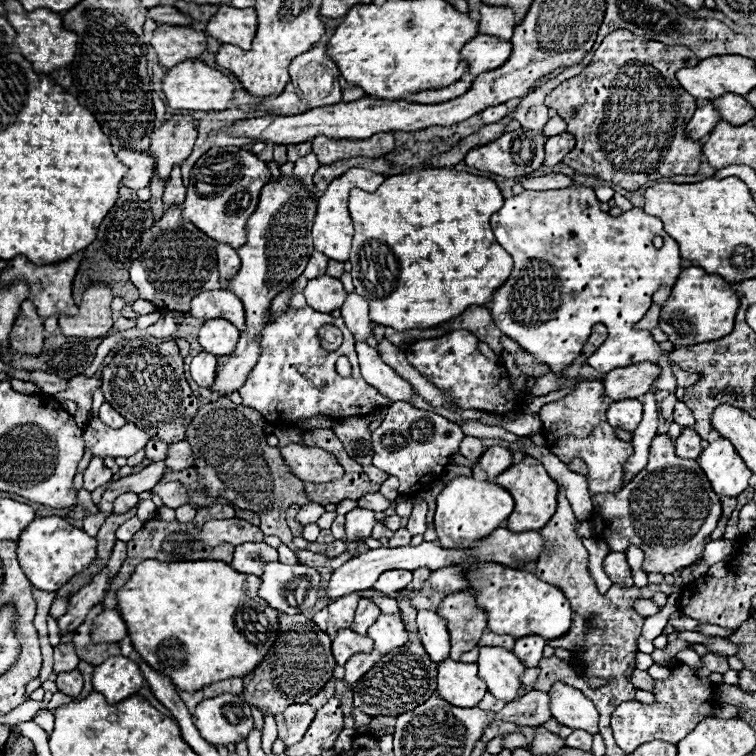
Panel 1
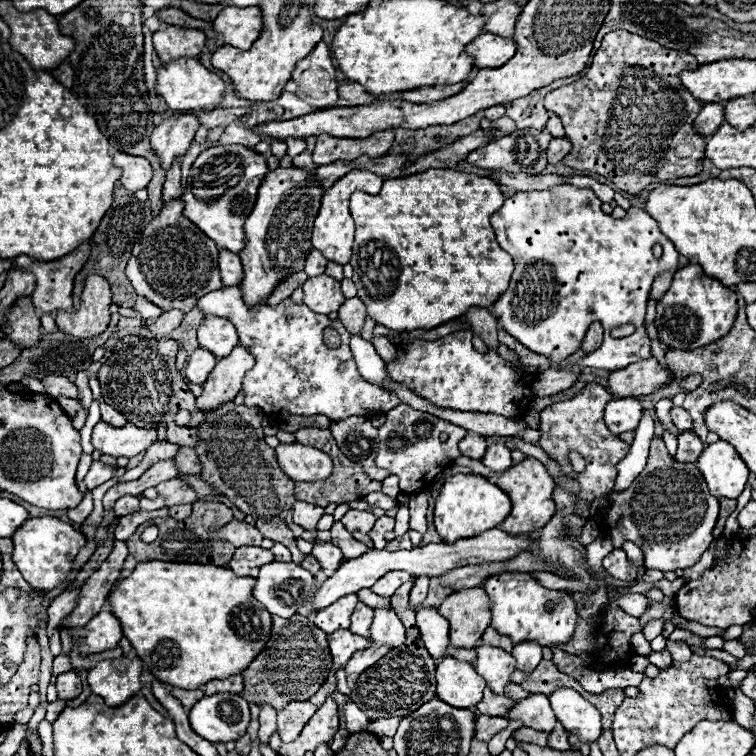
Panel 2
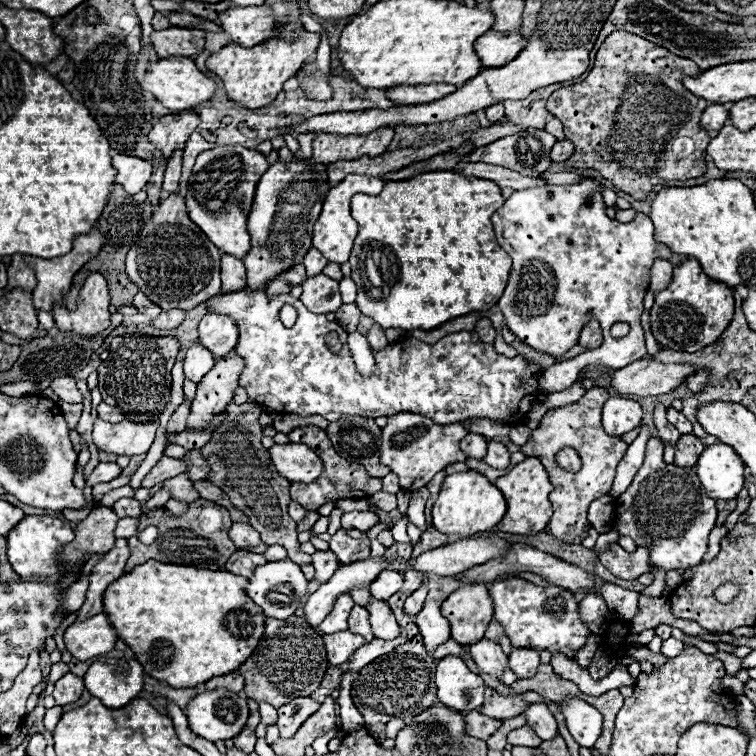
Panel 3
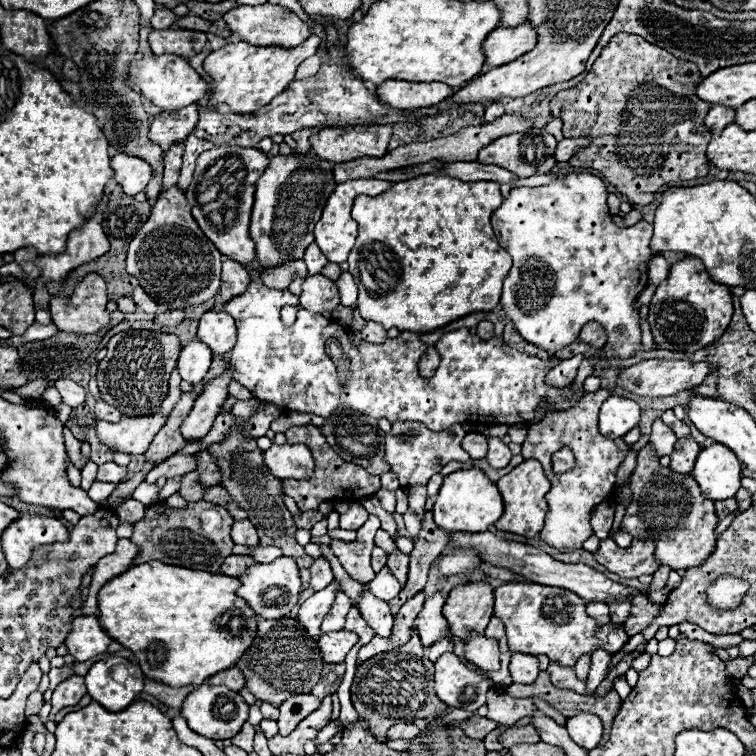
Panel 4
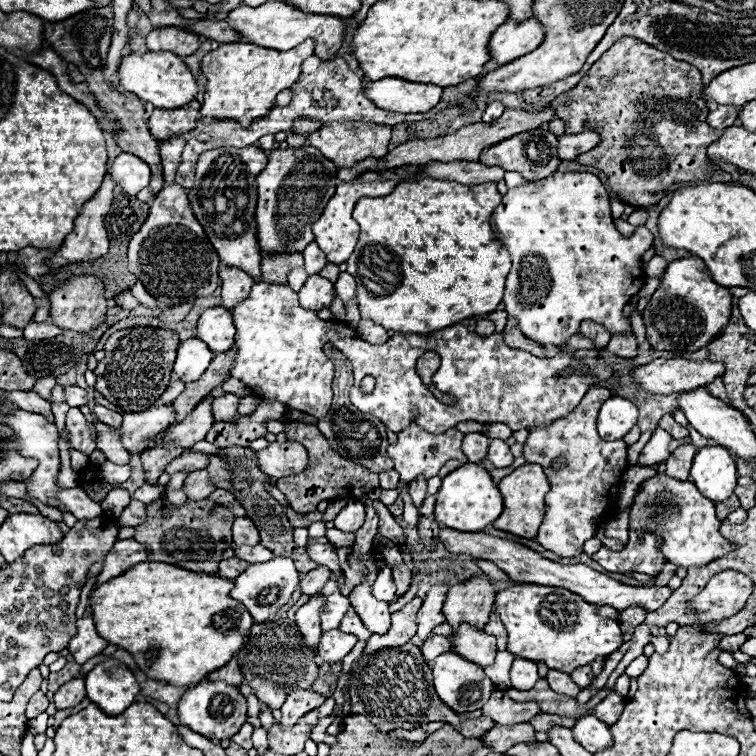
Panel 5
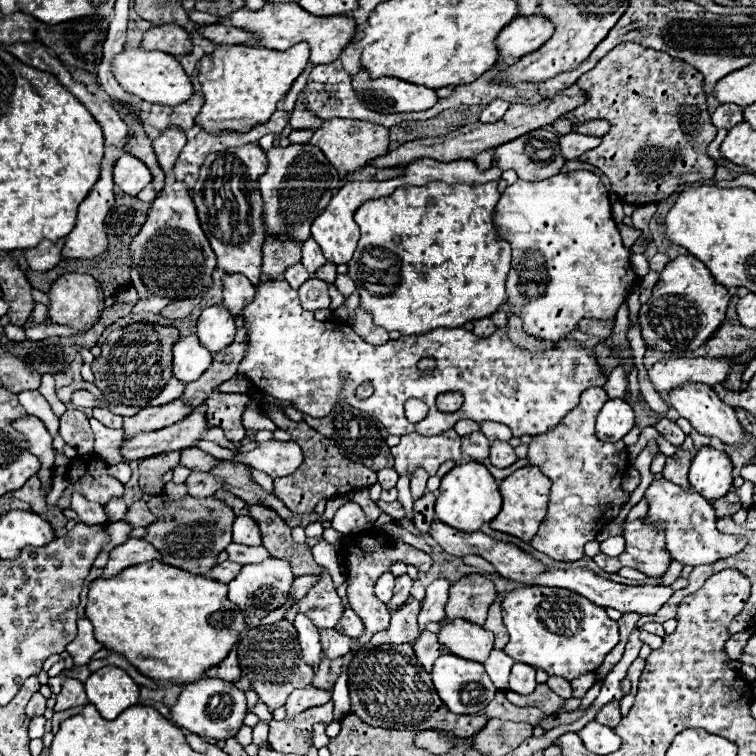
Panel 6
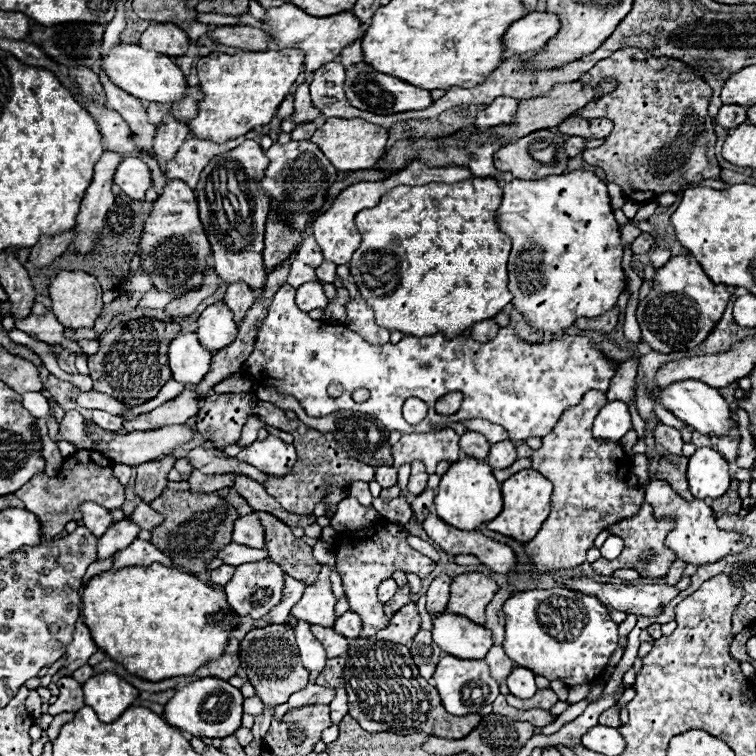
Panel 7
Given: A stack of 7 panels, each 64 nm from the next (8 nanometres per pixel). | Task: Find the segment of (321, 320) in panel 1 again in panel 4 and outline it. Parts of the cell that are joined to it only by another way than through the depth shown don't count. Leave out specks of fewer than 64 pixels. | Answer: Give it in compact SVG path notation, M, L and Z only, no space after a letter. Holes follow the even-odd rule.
M252 282L246 294L222 306L238 328L238 342L230 356L234 380L246 386L252 396L284 410L330 418L338 406L346 406L372 418L386 418L392 424L418 420L433 431L442 431L462 422L534 424L538 410L544 410L544 418L546 414L572 408L582 398L582 392L574 392L572 384L566 388L546 384L546 374L560 362L558 358L540 360L508 348L498 336L480 340L468 328L440 336L434 348L440 352L442 362L434 376L424 380L418 374L418 360L426 352L426 344L416 332L400 332L398 338L388 338L384 344L362 340L354 346L344 326L296 306L296 298L290 290L276 290L262 282ZM288 304L298 308L292 326L284 326L280 320L280 310ZM328 338L336 338L352 360L350 382L346 386L340 386L336 366L324 352Z

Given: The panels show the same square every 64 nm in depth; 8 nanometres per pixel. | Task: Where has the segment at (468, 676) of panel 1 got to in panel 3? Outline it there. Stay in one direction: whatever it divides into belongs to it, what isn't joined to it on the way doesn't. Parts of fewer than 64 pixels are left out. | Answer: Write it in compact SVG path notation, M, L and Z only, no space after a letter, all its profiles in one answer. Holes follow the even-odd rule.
M444 656L442 660L438 660L436 666L436 688L438 700L442 704L446 704L448 708L454 708L458 712L472 712L472 710L478 710L482 706L486 686L484 686L484 680L478 674L468 670L468 666L462 662L462 658Z

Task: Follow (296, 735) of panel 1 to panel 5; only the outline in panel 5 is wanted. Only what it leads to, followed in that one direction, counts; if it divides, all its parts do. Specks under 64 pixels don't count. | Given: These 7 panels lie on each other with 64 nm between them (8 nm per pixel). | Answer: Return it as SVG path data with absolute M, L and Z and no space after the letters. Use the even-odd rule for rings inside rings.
M294 690L282 706L280 724L284 724L284 728L296 724L298 718L302 718L308 710L314 710L314 708L322 706L324 700L326 700L326 696L322 696L314 690Z

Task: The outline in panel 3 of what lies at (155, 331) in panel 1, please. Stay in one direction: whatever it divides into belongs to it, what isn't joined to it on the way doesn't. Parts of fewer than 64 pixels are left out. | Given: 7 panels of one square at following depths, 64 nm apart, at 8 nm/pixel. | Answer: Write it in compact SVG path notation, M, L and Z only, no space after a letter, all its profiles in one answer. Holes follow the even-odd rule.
M168 310L168 312L162 312L162 314L154 320L152 326L162 328L162 330L170 330L170 328L180 326L182 320L184 320L184 316L186 316L184 310Z

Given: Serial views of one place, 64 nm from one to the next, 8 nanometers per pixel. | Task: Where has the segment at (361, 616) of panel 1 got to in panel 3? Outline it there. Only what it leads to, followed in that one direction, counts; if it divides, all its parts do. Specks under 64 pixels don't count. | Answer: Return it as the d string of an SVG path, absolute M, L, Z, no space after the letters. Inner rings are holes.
M354 606L352 608L352 612L348 616L348 630L360 634L368 642L374 638L372 628L370 628L370 622L368 622L368 612L364 612L362 606Z

